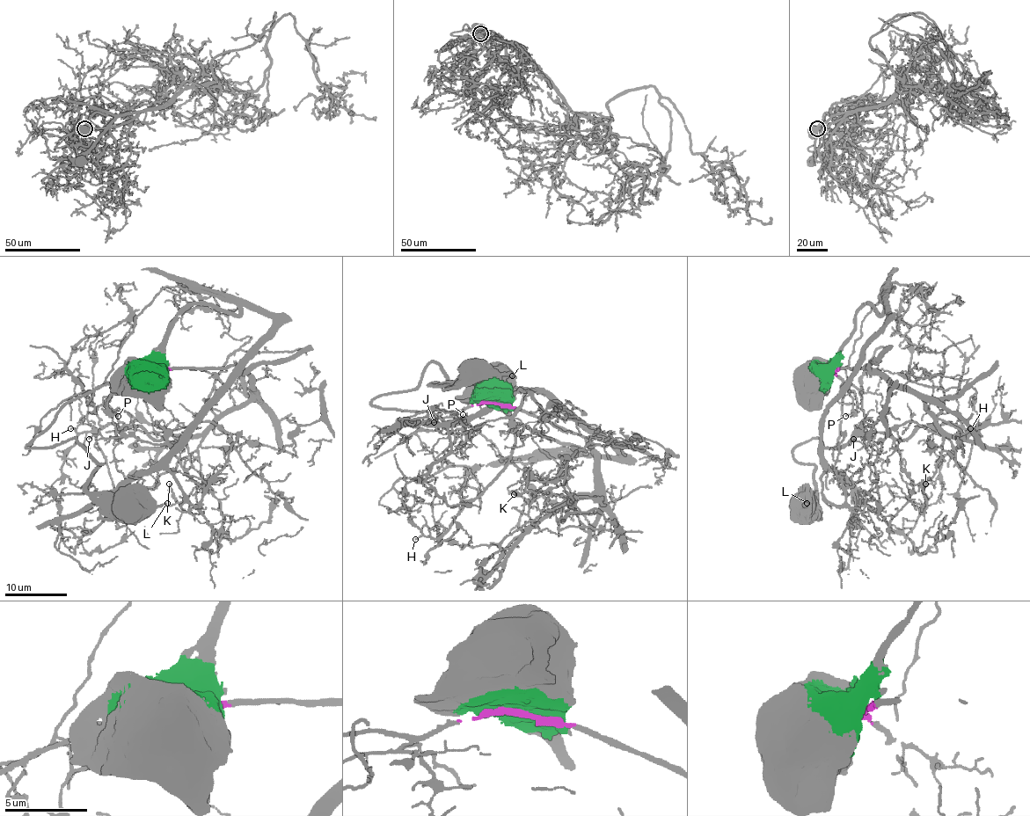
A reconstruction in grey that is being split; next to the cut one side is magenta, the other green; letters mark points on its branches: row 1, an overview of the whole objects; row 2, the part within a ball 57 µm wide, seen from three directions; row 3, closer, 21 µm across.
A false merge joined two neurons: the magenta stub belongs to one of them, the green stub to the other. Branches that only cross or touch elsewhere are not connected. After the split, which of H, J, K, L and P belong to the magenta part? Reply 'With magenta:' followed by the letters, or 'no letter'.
With magenta: K, L, P

